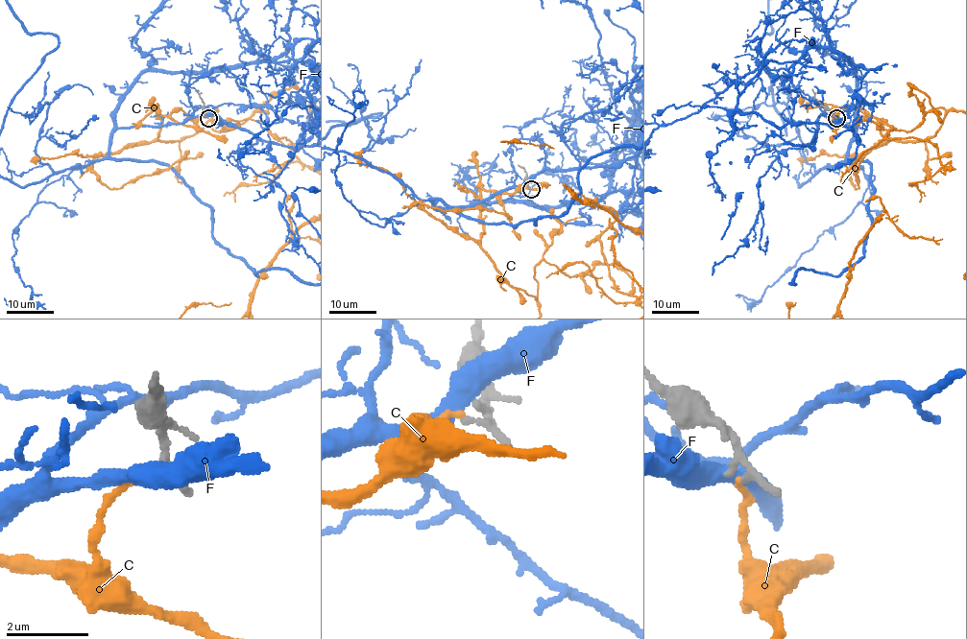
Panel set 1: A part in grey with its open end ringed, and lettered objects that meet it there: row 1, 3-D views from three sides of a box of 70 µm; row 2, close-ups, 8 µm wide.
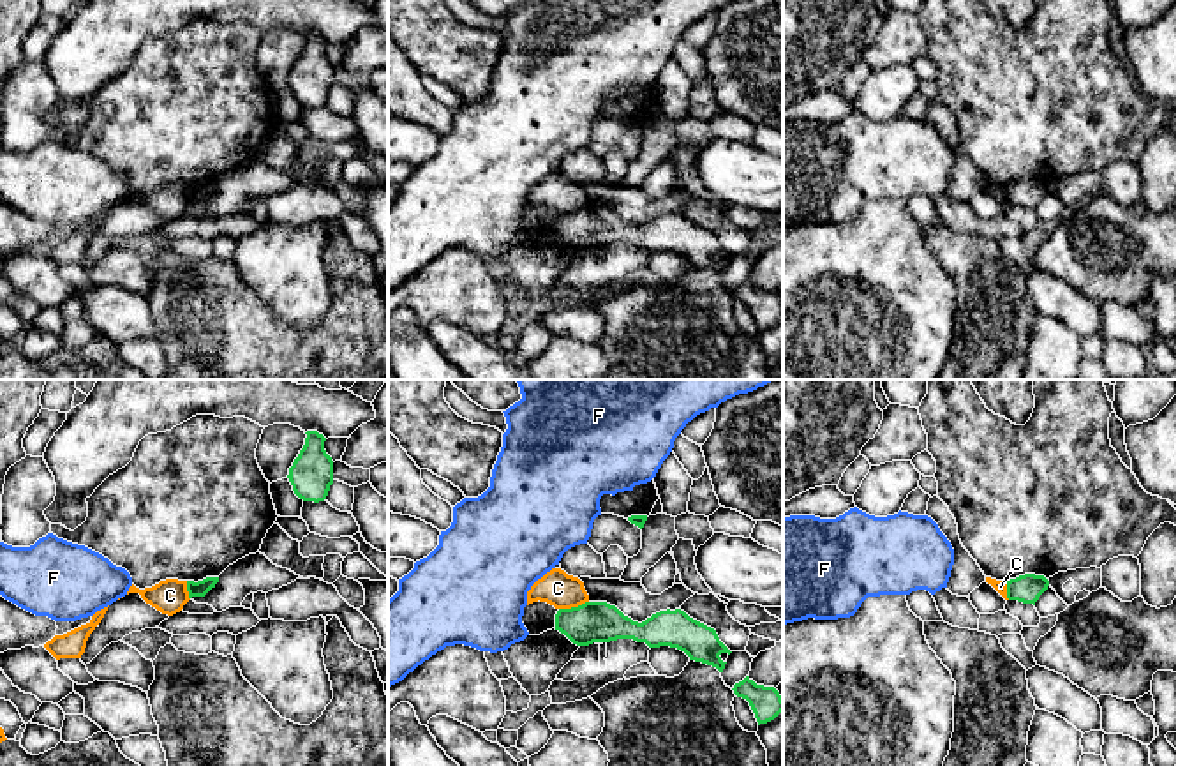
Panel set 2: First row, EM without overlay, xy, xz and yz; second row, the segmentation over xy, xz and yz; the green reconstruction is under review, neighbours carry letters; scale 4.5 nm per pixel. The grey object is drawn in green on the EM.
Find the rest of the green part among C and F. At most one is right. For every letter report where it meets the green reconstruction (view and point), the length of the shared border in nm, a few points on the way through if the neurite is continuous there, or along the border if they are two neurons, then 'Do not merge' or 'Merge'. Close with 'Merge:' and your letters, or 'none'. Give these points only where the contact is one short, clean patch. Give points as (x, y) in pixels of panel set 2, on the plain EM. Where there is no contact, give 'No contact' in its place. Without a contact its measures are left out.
C: Touches green at xz (574, 212). Shared border 140 nm. Boundary: xz (588, 205), (559, 214). Do not merge
F: No contact. Do not merge
Merge: none

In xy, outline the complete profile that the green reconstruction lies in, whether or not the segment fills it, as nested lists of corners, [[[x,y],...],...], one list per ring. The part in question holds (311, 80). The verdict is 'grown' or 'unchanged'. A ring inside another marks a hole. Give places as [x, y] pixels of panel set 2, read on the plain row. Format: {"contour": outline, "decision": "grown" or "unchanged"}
{"contour": [[[317,35],[305,37],[305,49],[289,72],[289,86],[303,106],[324,106],[333,88],[333,65],[324,55],[326,42]]], "decision": "unchanged"}

